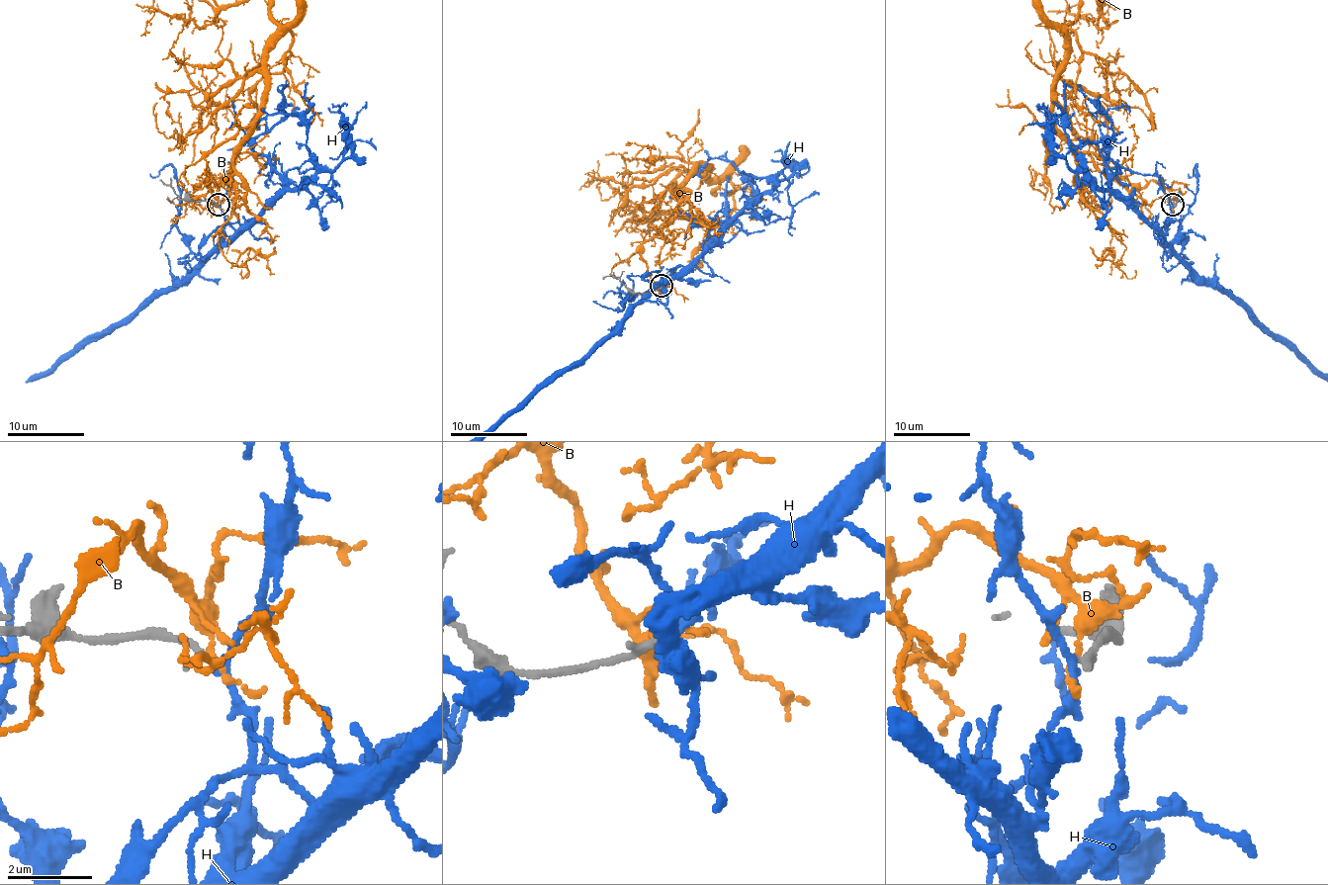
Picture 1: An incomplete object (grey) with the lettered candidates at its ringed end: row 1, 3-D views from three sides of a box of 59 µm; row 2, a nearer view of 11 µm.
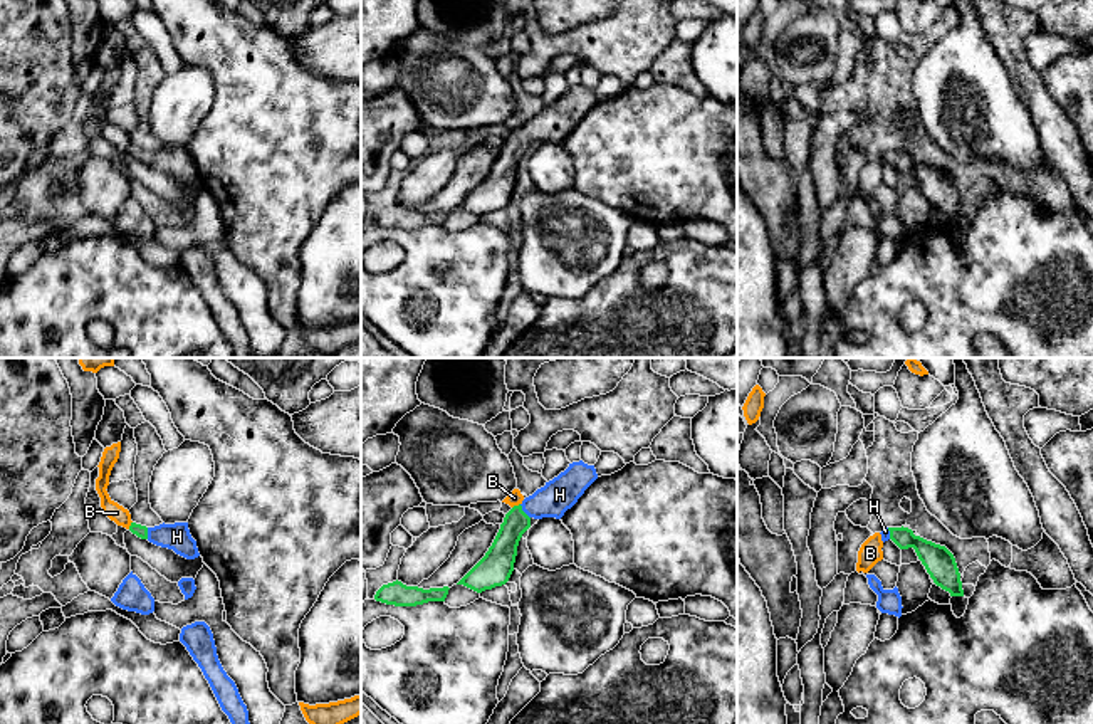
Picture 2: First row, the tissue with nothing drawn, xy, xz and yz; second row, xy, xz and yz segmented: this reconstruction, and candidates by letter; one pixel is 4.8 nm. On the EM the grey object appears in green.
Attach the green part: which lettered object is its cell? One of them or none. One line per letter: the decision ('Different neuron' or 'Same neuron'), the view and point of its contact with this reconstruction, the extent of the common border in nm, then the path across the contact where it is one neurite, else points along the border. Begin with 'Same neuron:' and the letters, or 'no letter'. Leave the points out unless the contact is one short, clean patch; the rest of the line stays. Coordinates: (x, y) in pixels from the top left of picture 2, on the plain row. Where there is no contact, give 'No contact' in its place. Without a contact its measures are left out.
Same neuron: H
B: Different neuron. Touches green at xz (516, 130). Shared border 50 nm. Boundary: xz (519, 126), (512, 131)
H: Same neuron. Touches green at xz (522, 135). Shared border 90 nm. Path across: xz (501, 180), (507, 160), (522, 135), (551, 125), (559, 118)

